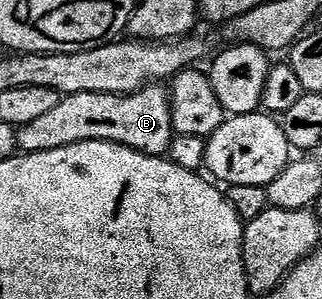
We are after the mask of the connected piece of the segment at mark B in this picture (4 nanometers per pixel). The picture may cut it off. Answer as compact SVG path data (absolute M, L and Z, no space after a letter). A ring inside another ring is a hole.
M150 86L132 92L129 96L116 96L115 94L62 96L55 110L50 110L48 114L42 114L36 122L27 122L27 126L17 129L17 147L22 153L42 152L43 150L59 150L59 146L71 146L88 140L106 140L112 144L134 148L136 152L142 152L148 156L165 156L174 135L169 93L164 87Z

